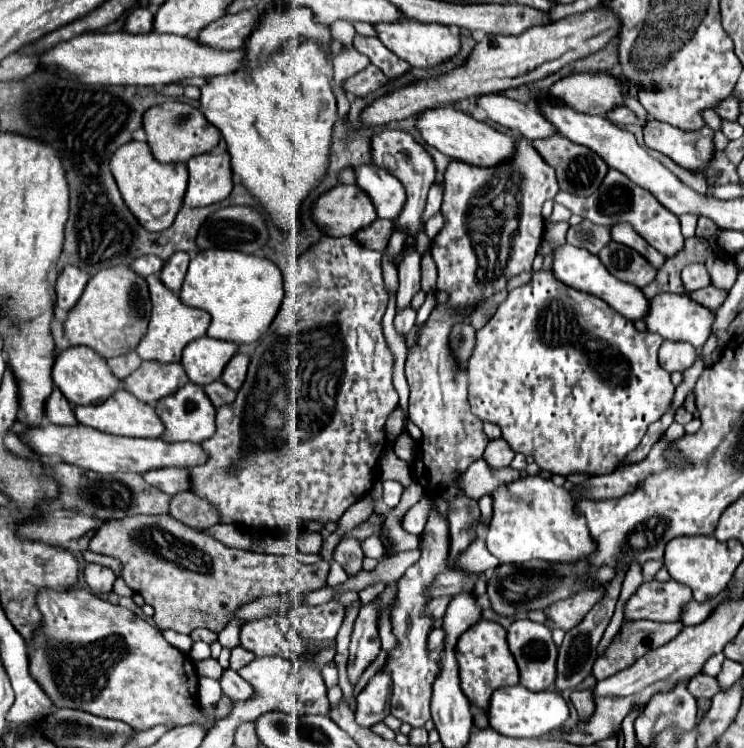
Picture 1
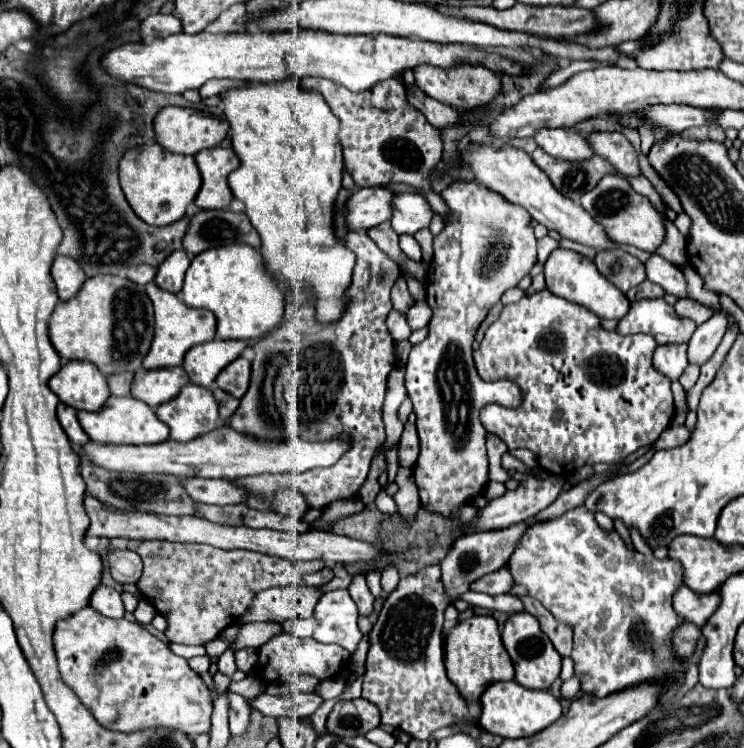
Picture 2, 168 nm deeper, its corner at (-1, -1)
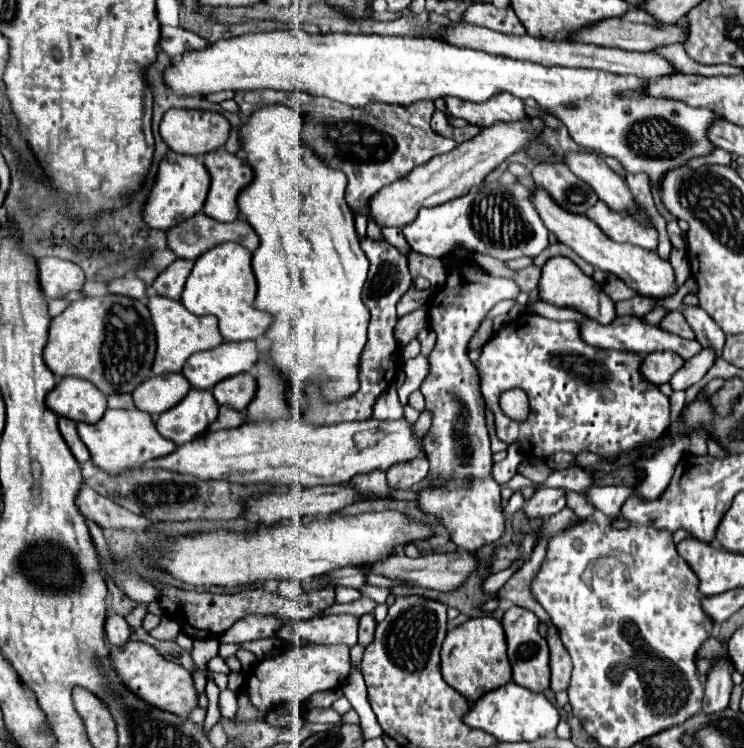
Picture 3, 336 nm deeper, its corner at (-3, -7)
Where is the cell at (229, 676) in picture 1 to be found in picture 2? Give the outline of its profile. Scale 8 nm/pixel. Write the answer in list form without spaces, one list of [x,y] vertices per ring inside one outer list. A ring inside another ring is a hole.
[[[260,692],[256,698],[250,698],[248,704],[262,712],[264,716],[280,718],[280,716],[294,716],[294,718],[306,718],[312,716],[314,710],[322,704],[322,698],[318,694],[290,694],[290,696],[272,696],[268,692]]]

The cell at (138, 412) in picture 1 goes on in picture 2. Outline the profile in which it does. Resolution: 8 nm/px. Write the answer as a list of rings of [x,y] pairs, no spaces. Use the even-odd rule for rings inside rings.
[[[110,396],[102,410],[98,412],[78,412],[80,426],[90,436],[90,440],[106,444],[156,444],[168,438],[168,426],[160,422],[152,408],[132,396]]]

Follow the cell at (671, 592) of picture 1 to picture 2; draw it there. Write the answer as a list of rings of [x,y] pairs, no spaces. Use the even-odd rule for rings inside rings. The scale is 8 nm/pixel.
[[[680,586],[672,598],[676,614],[680,614],[682,620],[692,622],[696,626],[704,626],[706,620],[712,616],[712,612],[720,604],[720,594],[696,594],[688,586]]]

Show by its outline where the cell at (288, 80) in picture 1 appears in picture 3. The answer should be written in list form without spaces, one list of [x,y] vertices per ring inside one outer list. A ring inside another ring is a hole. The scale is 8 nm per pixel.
[[[266,106],[266,108],[254,112],[250,116],[250,120],[244,122],[244,126],[240,128],[242,152],[244,152],[244,158],[248,160],[248,164],[254,170],[254,180],[246,188],[246,192],[240,192],[240,196],[238,196],[238,208],[240,208],[240,214],[244,214],[242,218],[246,218],[250,222],[250,226],[254,228],[254,232],[260,238],[260,246],[252,254],[252,268],[254,268],[256,282],[258,282],[258,294],[256,294],[256,300],[254,300],[254,308],[258,308],[262,312],[268,312],[272,316],[272,324],[270,324],[270,328],[264,334],[270,340],[268,358],[270,358],[272,368],[280,374],[280,378],[286,380],[286,384],[288,384],[288,394],[286,394],[288,396],[288,402],[292,406],[294,418],[300,420],[306,414],[306,408],[310,408],[306,388],[312,382],[316,382],[316,386],[320,388],[326,404],[336,404],[338,400],[346,400],[354,390],[358,392],[358,388],[360,388],[360,384],[358,384],[358,366],[360,366],[360,354],[362,354],[364,344],[366,344],[366,326],[368,326],[368,308],[362,302],[362,286],[364,286],[366,274],[368,274],[368,260],[366,260],[366,254],[360,248],[360,240],[358,240],[358,234],[354,230],[354,216],[348,210],[346,200],[344,200],[344,190],[346,190],[346,176],[344,176],[344,172],[338,172],[338,170],[328,168],[326,162],[322,162],[298,138],[298,126],[300,126],[298,114],[292,112],[292,108],[288,108],[288,106]]]

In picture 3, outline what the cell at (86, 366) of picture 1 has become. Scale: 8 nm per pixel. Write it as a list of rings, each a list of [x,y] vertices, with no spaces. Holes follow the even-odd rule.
[[[62,378],[46,396],[46,406],[58,416],[94,424],[106,412],[106,396],[88,380]]]

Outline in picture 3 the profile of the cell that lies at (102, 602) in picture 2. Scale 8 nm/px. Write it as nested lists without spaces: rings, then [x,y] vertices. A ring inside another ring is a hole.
[[[110,614],[106,618],[106,638],[116,648],[122,648],[130,640],[130,626],[122,616]]]

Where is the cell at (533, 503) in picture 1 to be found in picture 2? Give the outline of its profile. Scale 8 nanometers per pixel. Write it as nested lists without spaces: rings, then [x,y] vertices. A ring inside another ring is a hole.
[[[578,506],[550,522],[532,522],[532,526],[528,526],[528,534],[520,538],[516,554],[508,560],[508,568],[516,584],[526,586],[532,598],[540,600],[558,620],[574,628],[572,660],[576,664],[576,674],[582,678],[584,692],[606,696],[658,678],[670,680],[670,688],[660,696],[658,704],[668,702],[678,692],[684,682],[686,668],[680,666],[676,652],[670,648],[670,638],[672,630],[682,622],[672,610],[672,594],[682,584],[680,562],[670,558],[656,560],[654,556],[628,550],[618,532],[602,530],[594,516],[584,506]]]

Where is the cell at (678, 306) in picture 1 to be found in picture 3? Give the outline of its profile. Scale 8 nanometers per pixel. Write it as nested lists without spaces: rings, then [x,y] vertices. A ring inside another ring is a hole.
[[[636,316],[616,318],[608,326],[602,326],[596,320],[586,318],[580,322],[580,336],[582,336],[582,340],[586,340],[586,344],[590,344],[594,348],[626,350],[626,352],[638,352],[638,354],[650,354],[654,350],[670,350],[670,352],[680,354],[684,360],[690,360],[692,356],[696,356],[702,350],[702,346],[696,340],[684,340],[680,336],[674,336],[674,334],[660,330],[658,326],[648,326],[642,318],[636,318]]]

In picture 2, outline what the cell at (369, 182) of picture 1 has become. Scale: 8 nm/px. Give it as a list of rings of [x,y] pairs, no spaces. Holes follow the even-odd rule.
[[[394,192],[390,226],[396,234],[416,234],[418,230],[428,228],[430,220],[432,210],[422,196],[414,192]]]

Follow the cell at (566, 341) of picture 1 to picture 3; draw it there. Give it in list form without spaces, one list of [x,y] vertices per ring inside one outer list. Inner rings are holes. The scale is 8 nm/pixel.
[[[526,312],[520,320],[518,320],[518,330],[502,330],[494,340],[490,340],[486,346],[484,346],[484,352],[480,356],[480,362],[478,362],[478,372],[482,374],[482,394],[484,394],[484,400],[488,404],[488,408],[494,412],[494,422],[496,422],[496,434],[502,442],[506,444],[518,444],[522,454],[528,456],[528,458],[534,458],[534,460],[542,460],[542,458],[548,458],[550,454],[554,452],[572,452],[572,454],[578,454],[578,452],[594,452],[598,456],[604,456],[608,460],[614,460],[618,458],[618,454],[638,446],[640,442],[650,442],[650,440],[656,440],[660,438],[668,426],[670,426],[670,402],[668,402],[668,396],[664,396],[654,384],[650,384],[646,378],[642,378],[640,374],[640,362],[642,362],[642,354],[632,354],[632,352],[618,352],[618,350],[600,350],[600,348],[594,348],[594,346],[588,346],[580,334],[578,334],[578,322],[556,322],[556,320],[548,320],[548,318],[542,318],[538,314],[532,314],[532,312]],[[510,388],[520,388],[526,392],[528,400],[530,400],[530,414],[526,420],[522,422],[516,422],[512,418],[508,418],[502,410],[500,410],[500,394],[510,390]]]

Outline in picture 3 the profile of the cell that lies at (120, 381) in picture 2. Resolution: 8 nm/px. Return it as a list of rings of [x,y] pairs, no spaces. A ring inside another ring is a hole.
[[[114,394],[108,398],[108,408],[122,408],[122,410],[132,410],[134,402],[130,394]]]

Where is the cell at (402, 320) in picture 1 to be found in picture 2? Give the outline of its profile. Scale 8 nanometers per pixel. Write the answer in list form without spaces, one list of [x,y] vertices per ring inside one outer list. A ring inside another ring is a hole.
[[[400,276],[400,278],[396,280],[396,286],[392,286],[392,306],[394,306],[394,310],[406,314],[406,312],[412,308],[412,304],[414,304],[414,300],[412,300],[412,296],[408,294],[406,278]]]

